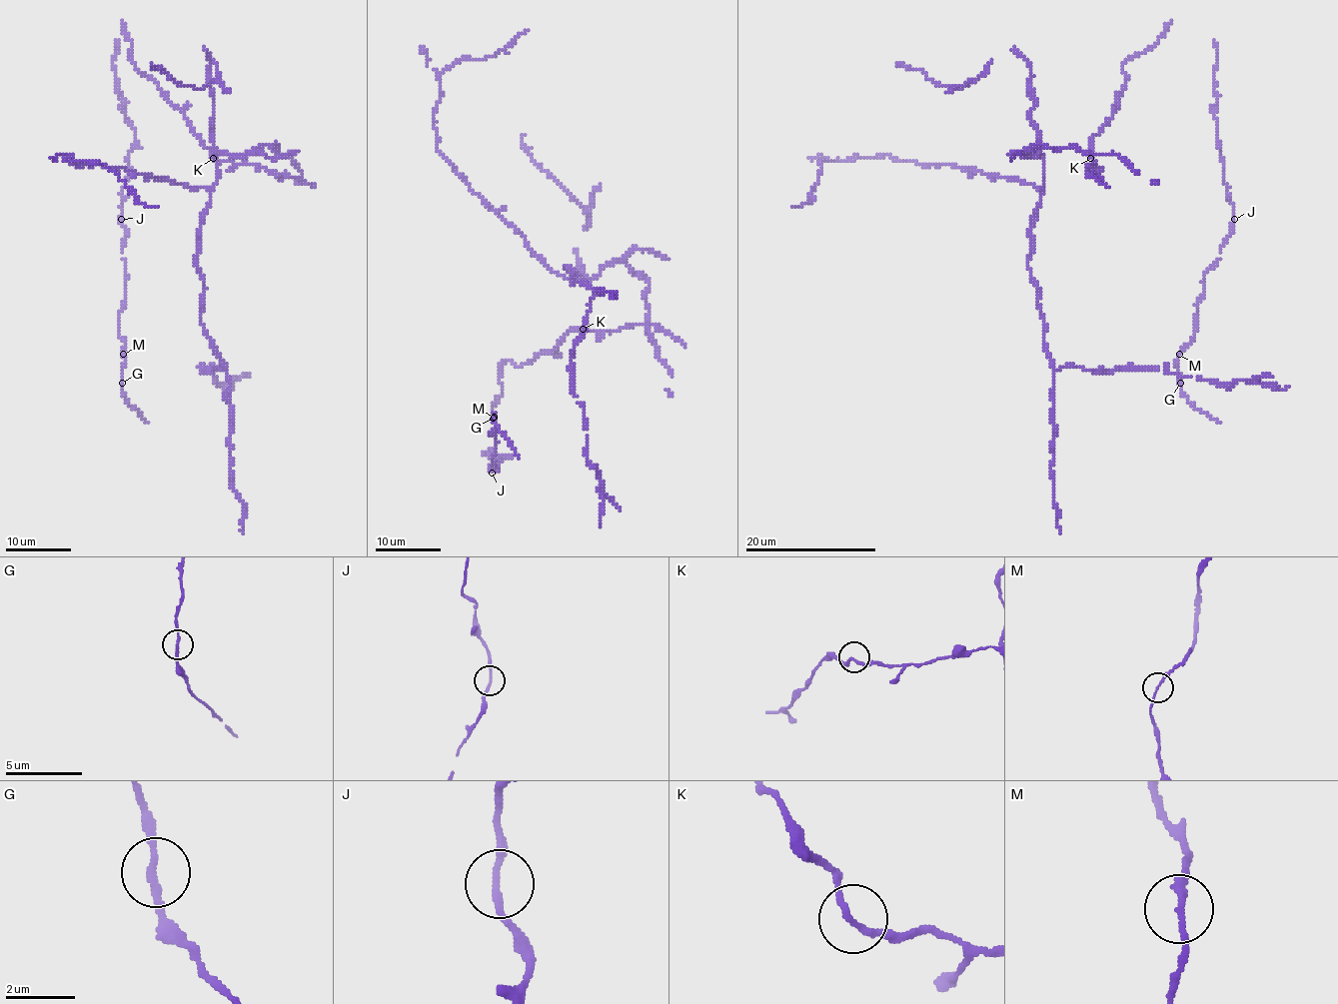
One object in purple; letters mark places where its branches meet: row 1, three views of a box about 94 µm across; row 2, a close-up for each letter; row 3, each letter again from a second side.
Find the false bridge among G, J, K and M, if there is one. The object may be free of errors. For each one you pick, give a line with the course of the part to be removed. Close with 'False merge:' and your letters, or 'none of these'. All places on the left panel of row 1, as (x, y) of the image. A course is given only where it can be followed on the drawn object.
False merge: none of these

